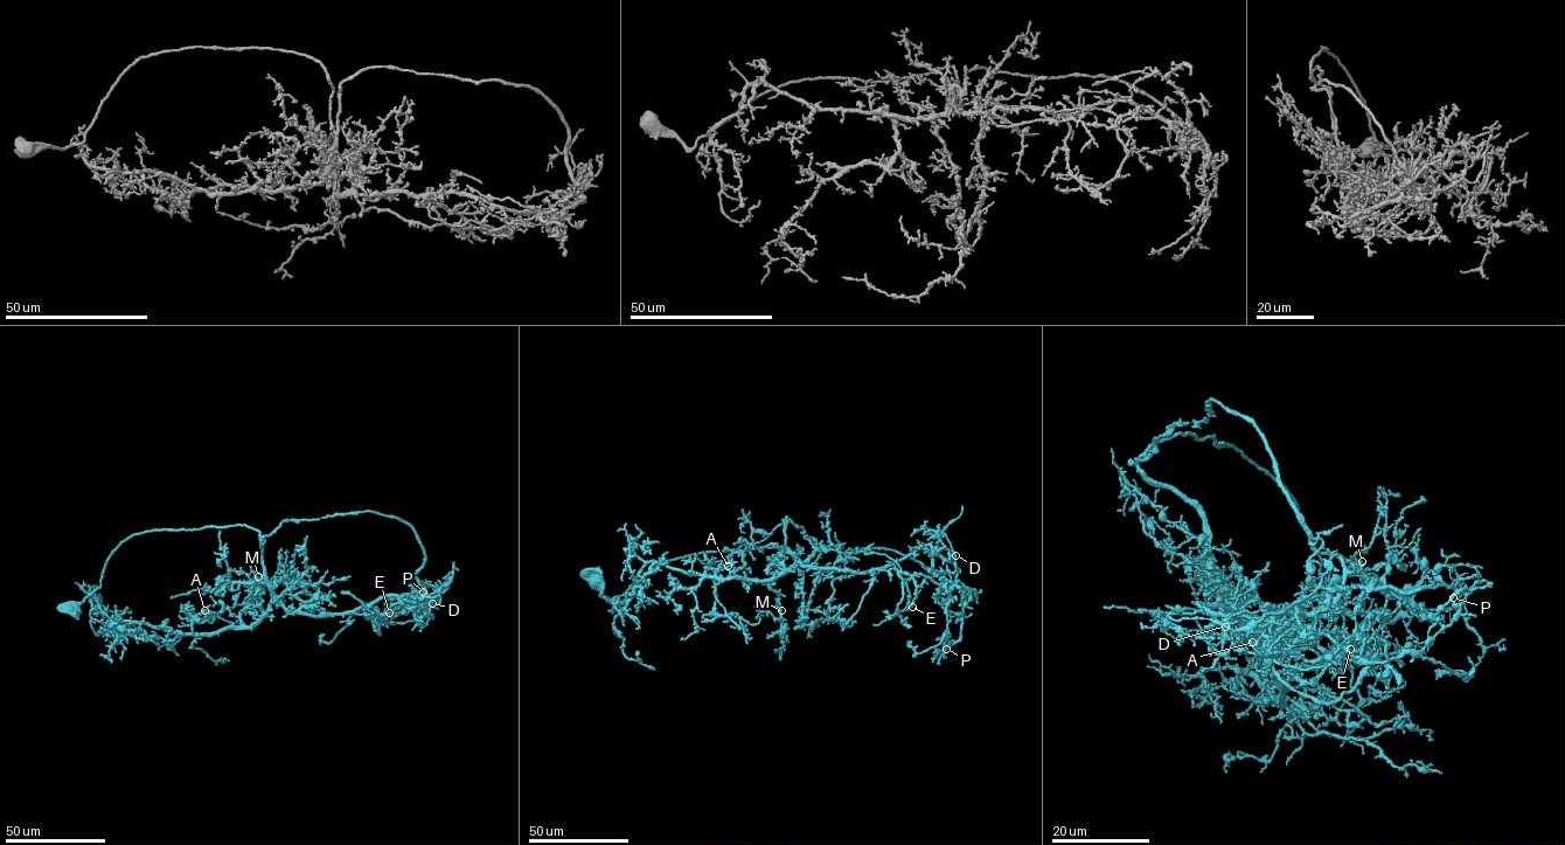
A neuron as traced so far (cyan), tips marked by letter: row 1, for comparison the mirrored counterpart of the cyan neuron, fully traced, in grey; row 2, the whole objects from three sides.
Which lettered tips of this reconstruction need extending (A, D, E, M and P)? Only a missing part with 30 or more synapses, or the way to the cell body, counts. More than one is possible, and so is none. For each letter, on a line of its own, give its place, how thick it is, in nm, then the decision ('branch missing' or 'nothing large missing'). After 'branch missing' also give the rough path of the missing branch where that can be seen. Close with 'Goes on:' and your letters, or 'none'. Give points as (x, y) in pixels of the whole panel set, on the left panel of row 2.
A: place (204, 610); calibre 500 nm; nothing large missing
D: place (432, 603); calibre 320 nm; nothing large missing
E: place (389, 613); calibre 600 nm; nothing large missing
M: place (258, 576); calibre 400 nm; branch missing; course (258, 576), (263, 562)
P: place (423, 591); calibre 360 nm; nothing large missing
Goes on: M

